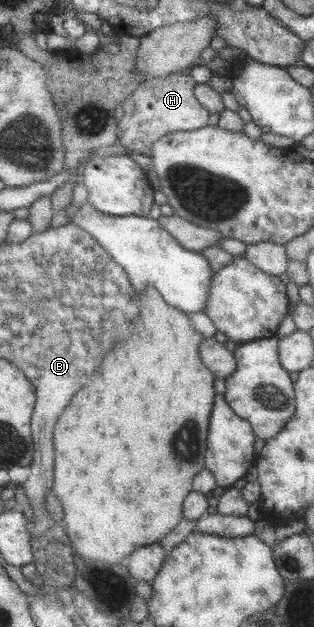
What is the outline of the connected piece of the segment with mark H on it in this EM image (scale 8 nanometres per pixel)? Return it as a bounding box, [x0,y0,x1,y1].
[117,70,211,156]

